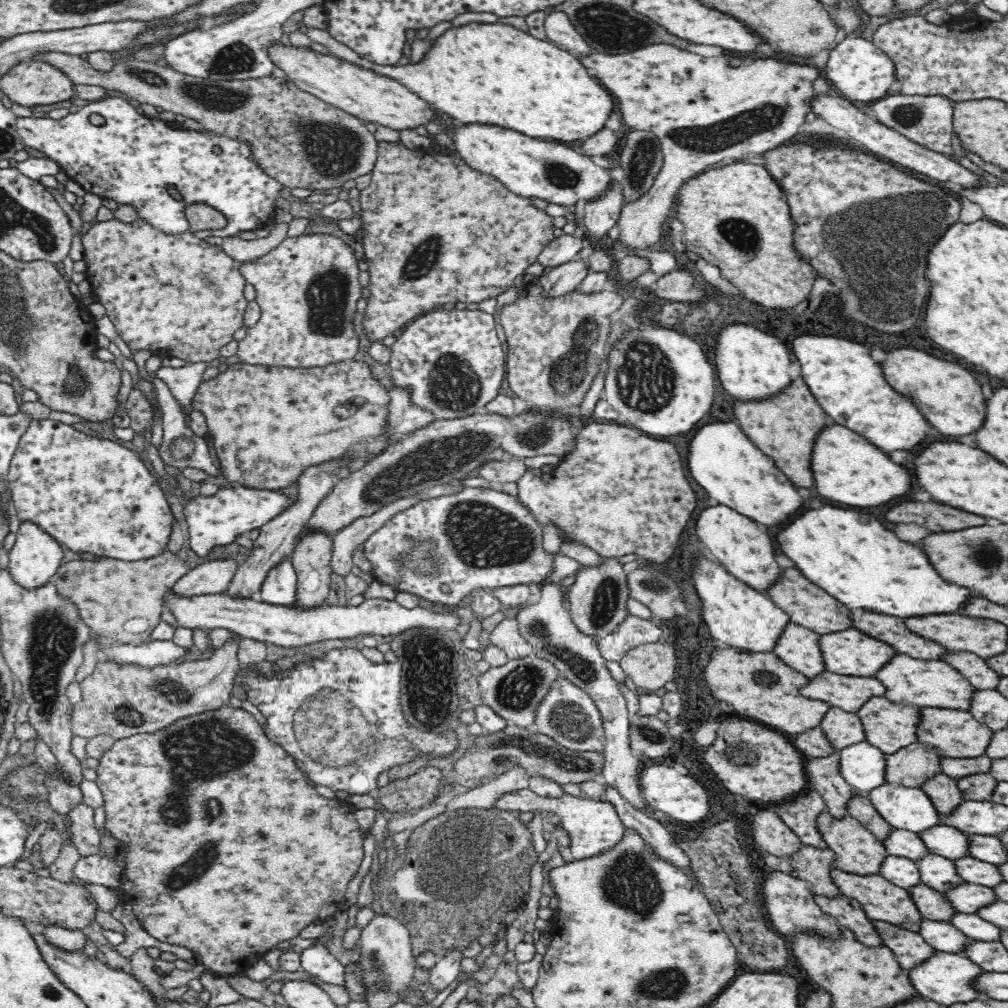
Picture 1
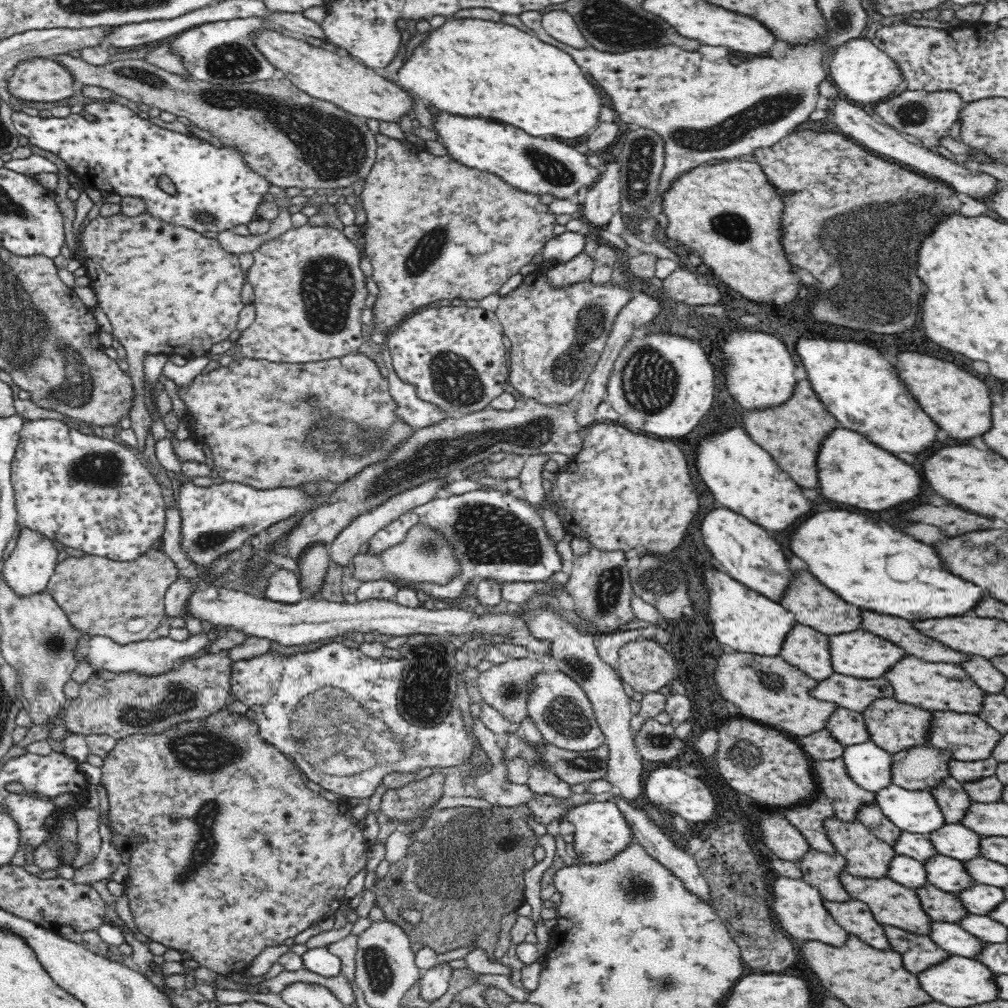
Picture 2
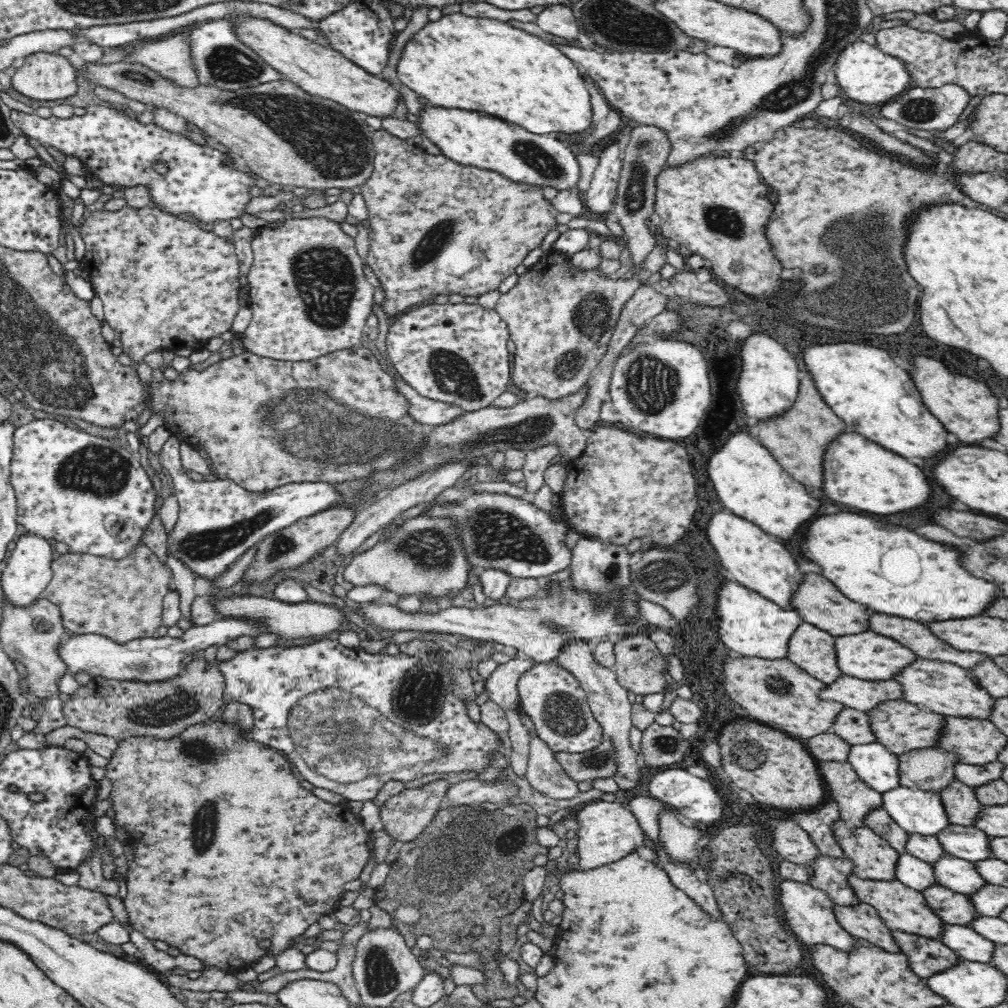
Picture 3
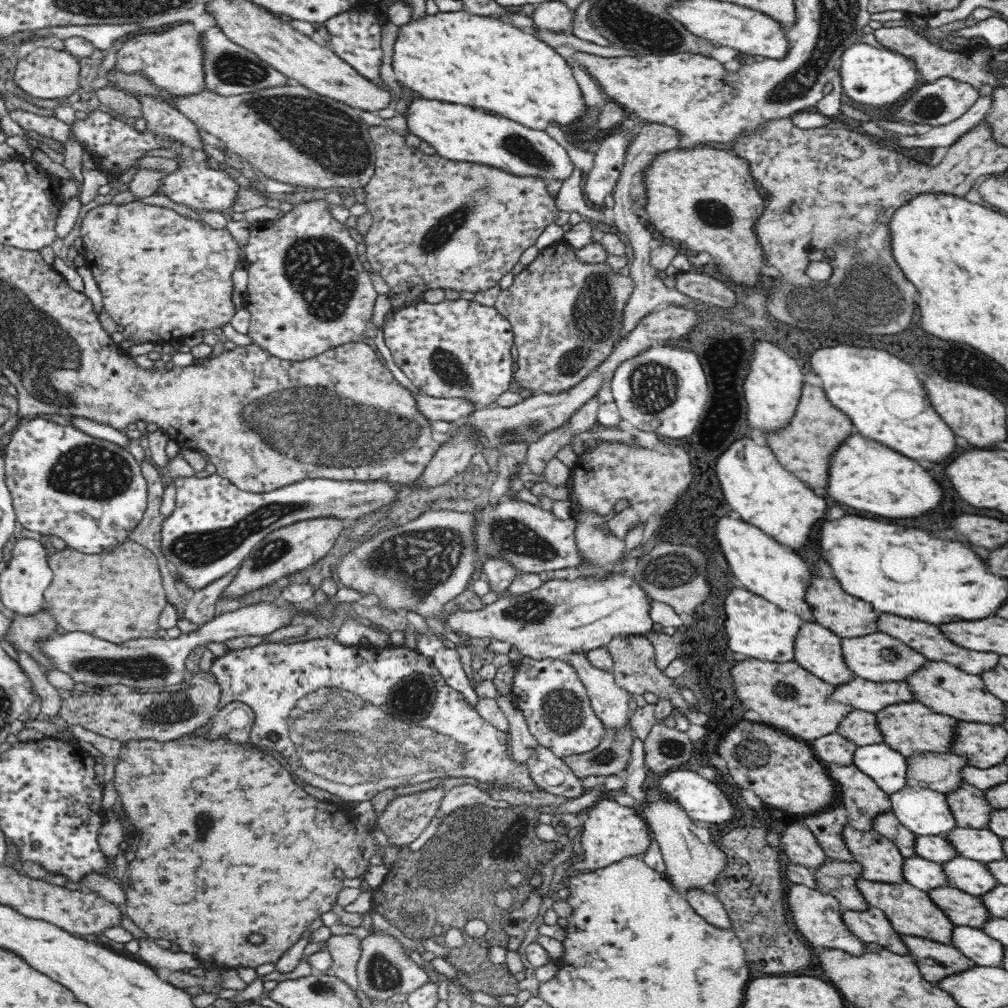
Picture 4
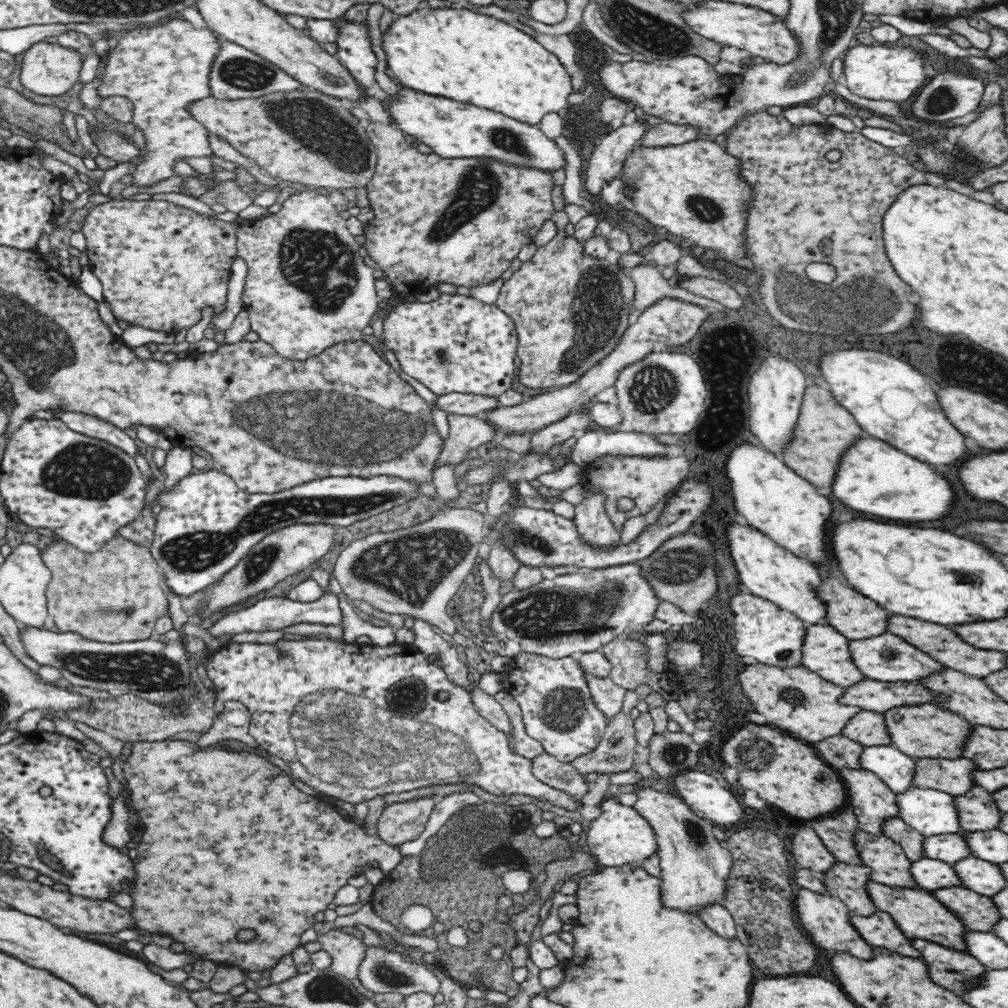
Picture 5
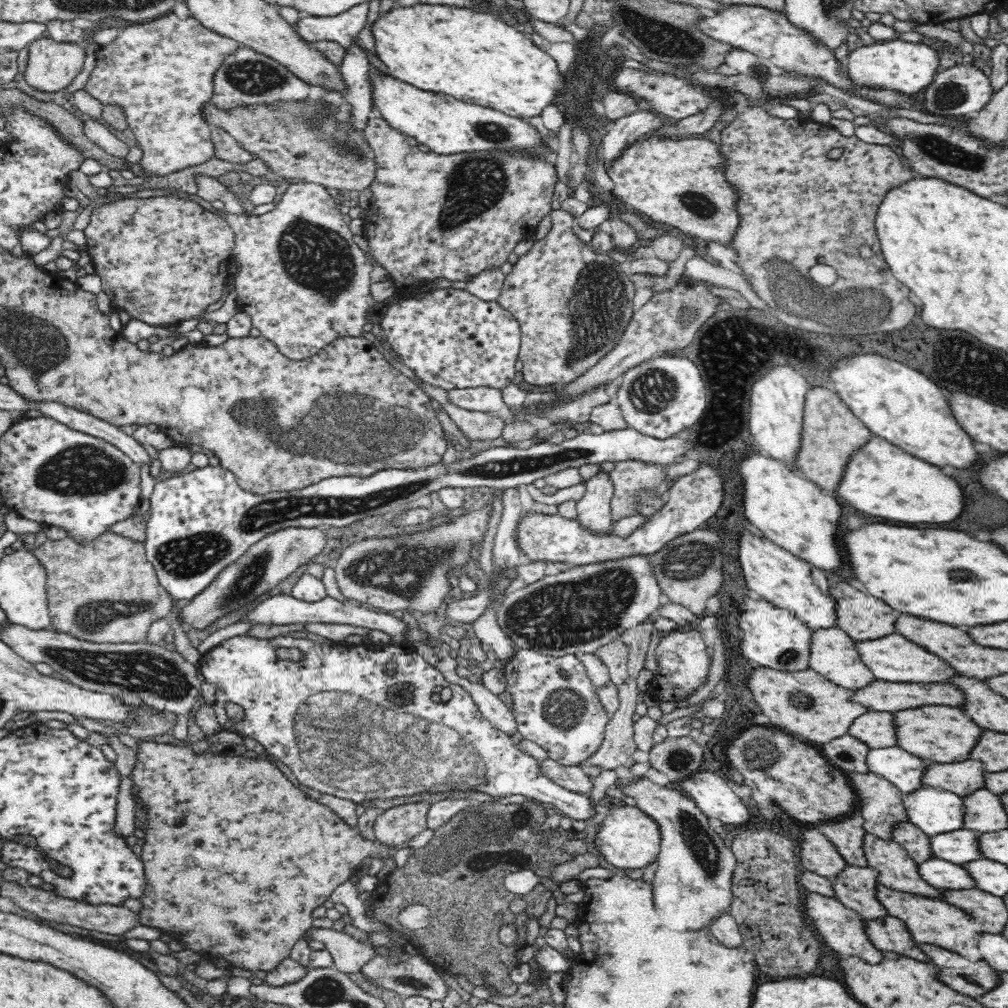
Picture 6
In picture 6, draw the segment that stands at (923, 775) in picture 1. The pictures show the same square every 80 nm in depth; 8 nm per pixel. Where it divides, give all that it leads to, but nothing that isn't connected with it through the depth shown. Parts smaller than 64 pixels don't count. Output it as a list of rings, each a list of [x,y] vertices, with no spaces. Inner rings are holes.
[[[968,759],[959,763],[928,762],[923,784],[955,792],[962,797],[970,796],[975,790],[985,788],[983,762]]]

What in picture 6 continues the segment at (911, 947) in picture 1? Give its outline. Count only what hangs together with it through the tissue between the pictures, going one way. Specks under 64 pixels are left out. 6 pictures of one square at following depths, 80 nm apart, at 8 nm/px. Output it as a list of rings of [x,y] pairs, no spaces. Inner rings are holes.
[[[919,944],[931,964],[940,969],[940,980],[973,999],[1000,986],[1000,973],[985,961],[972,962],[945,948]]]

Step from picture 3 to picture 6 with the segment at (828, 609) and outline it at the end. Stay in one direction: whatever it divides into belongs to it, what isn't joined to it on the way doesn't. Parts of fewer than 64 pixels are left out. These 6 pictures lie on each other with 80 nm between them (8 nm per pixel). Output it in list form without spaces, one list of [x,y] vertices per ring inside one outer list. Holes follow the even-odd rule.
[[[836,584],[830,588],[836,599],[838,627],[856,642],[869,641],[892,634],[896,628],[894,610],[874,596],[852,588],[852,584]]]

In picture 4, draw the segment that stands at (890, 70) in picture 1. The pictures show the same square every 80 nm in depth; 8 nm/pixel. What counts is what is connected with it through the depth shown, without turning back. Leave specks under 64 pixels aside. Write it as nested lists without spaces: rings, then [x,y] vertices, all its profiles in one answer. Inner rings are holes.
[[[854,44],[842,54],[840,61],[841,84],[848,97],[864,104],[880,106],[906,98],[909,90],[918,87],[922,80],[917,64],[905,55],[888,51],[872,44]]]

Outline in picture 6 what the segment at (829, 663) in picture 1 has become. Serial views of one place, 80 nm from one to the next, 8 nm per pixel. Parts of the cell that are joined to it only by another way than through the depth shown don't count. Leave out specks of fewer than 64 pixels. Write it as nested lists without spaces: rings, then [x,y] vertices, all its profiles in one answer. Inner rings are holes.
[[[890,634],[882,638],[856,642],[863,664],[868,666],[878,680],[886,682],[944,682],[950,680],[956,670],[944,662],[942,658],[930,654],[928,650],[920,648],[918,644],[906,640],[900,634]]]

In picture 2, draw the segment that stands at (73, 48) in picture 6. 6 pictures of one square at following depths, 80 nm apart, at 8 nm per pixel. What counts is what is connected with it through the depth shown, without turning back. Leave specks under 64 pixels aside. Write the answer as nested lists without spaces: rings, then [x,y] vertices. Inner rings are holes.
[[[35,57],[22,63],[6,78],[14,98],[32,102],[56,102],[74,95],[73,74],[55,58]]]

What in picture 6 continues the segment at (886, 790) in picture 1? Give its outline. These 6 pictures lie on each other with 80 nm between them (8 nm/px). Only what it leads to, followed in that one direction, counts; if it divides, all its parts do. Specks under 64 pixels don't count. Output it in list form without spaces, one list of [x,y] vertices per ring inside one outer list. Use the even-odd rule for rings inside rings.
[[[922,787],[903,796],[909,822],[928,836],[960,830],[964,826],[963,797],[936,787]]]

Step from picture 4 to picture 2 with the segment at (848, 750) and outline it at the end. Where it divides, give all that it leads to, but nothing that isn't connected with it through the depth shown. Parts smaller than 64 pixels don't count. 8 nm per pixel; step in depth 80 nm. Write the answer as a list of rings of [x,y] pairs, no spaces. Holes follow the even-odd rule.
[[[826,728],[808,736],[799,737],[796,741],[812,761],[843,758],[845,747]]]

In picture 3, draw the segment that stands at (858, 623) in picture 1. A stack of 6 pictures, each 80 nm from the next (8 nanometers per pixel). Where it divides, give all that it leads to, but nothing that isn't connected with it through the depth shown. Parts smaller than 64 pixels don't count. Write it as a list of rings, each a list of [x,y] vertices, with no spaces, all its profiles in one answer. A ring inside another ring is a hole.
[[[874,614],[870,618],[870,630],[874,630],[876,634],[882,634],[882,636],[888,636],[892,640],[898,640],[900,644],[908,646],[920,658],[954,662],[969,671],[977,664],[992,659],[992,656],[978,652],[958,652],[952,646],[946,646],[946,642],[942,642],[938,636],[934,636],[928,630],[928,626],[906,620],[906,618]]]

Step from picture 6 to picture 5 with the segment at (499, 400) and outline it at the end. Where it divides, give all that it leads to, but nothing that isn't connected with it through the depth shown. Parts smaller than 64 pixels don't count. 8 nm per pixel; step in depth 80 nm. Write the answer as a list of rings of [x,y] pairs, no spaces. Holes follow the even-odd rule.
[[[452,392],[450,394],[438,395],[436,404],[438,404],[444,412],[468,415],[483,415],[488,411],[502,406],[502,404],[499,404],[498,396],[470,394],[469,392]]]

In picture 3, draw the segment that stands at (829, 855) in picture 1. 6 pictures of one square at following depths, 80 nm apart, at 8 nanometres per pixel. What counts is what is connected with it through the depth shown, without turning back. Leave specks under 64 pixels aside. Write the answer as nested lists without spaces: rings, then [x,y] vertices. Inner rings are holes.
[[[820,854],[806,867],[810,873],[809,885],[823,890],[836,905],[851,907],[862,903],[849,885],[855,864],[848,857],[841,859]]]

